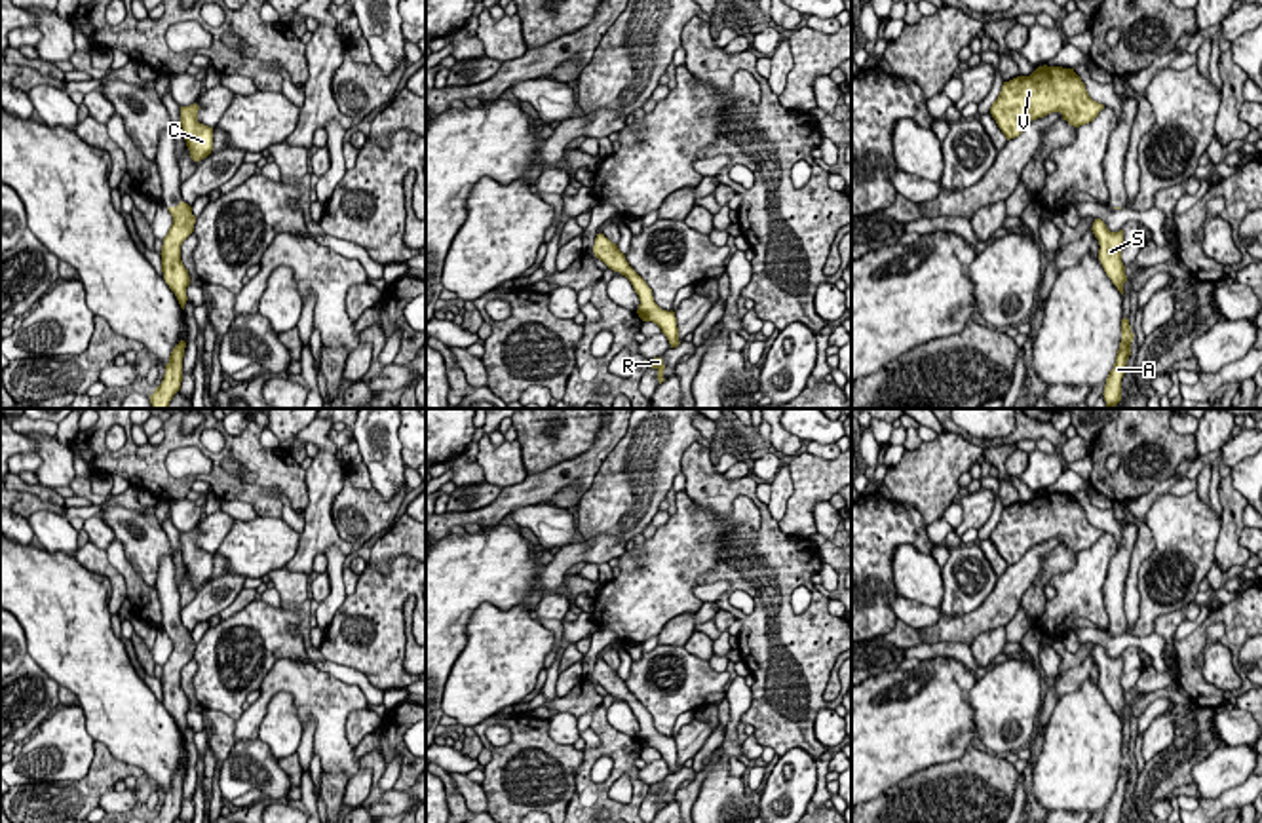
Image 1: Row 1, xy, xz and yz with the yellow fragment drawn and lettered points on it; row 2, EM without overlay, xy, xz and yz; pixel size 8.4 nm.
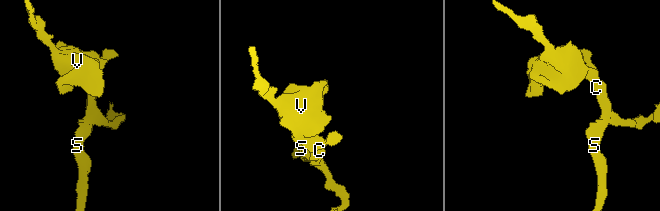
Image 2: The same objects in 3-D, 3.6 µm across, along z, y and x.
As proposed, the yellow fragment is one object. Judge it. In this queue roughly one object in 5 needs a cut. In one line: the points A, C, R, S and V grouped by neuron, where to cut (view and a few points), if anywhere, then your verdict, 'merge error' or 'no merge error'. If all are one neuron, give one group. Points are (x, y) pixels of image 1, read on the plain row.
groups A C R S V; cut none; no merge error

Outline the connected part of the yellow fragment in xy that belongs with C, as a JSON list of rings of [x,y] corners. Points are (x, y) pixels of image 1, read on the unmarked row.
[[[196,528],[181,532],[182,563],[194,587],[207,584],[213,576],[213,553],[198,547],[198,536],[200,532]]]

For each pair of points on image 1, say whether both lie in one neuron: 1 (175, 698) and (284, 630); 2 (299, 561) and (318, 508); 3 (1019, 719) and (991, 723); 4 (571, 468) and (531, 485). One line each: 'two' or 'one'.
1: two
2: one
3: one
4: one

